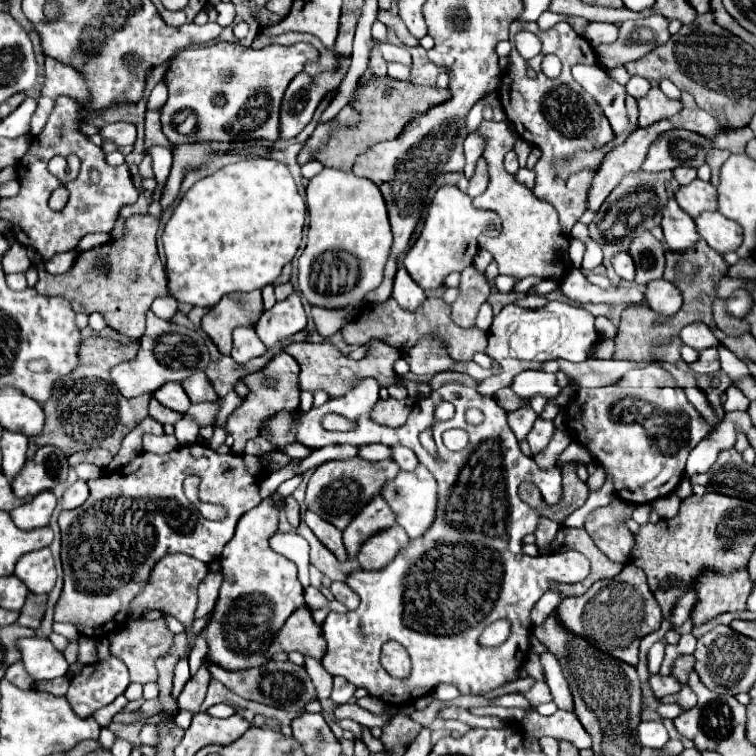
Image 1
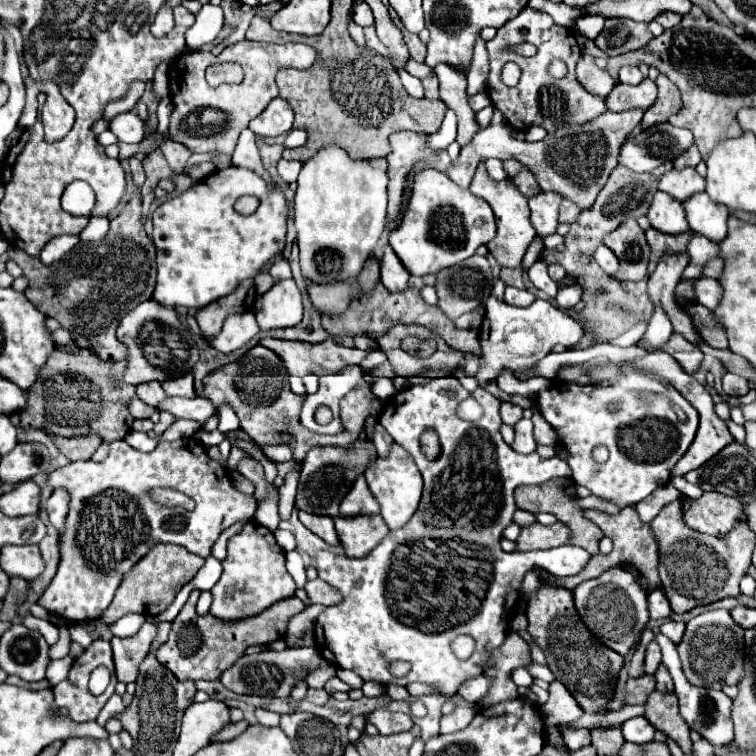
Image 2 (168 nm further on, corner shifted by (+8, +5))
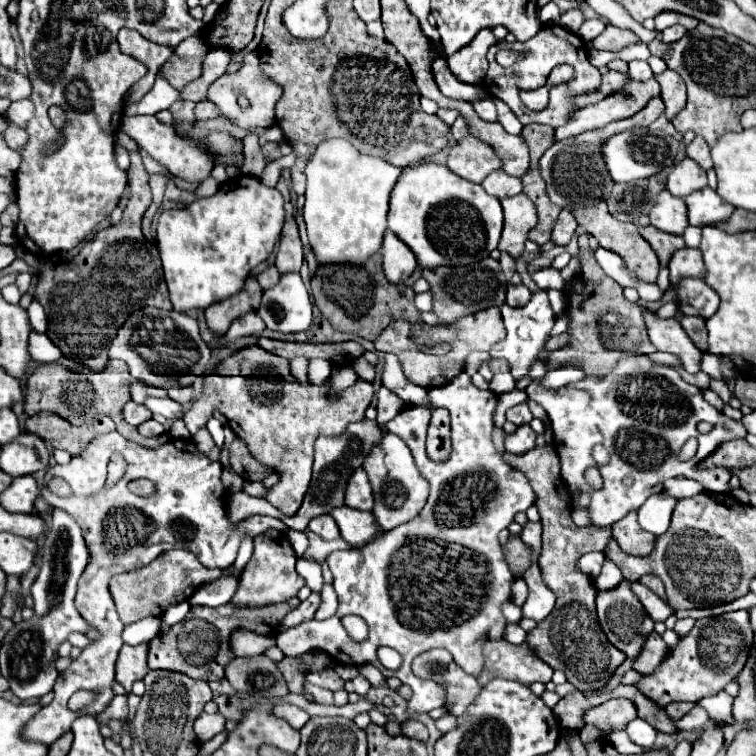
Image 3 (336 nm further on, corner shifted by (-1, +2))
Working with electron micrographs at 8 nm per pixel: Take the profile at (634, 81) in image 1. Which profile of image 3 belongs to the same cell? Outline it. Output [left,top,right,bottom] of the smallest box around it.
[628,60,654,80]

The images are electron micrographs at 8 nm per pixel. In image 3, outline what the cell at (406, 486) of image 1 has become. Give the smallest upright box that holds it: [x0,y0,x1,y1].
[362,432,428,530]

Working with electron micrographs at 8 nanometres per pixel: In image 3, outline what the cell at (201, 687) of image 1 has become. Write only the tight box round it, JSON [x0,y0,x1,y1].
[148,598,300,680]

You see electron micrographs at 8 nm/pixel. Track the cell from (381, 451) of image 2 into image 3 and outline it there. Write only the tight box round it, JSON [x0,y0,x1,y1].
[376,388,404,430]

